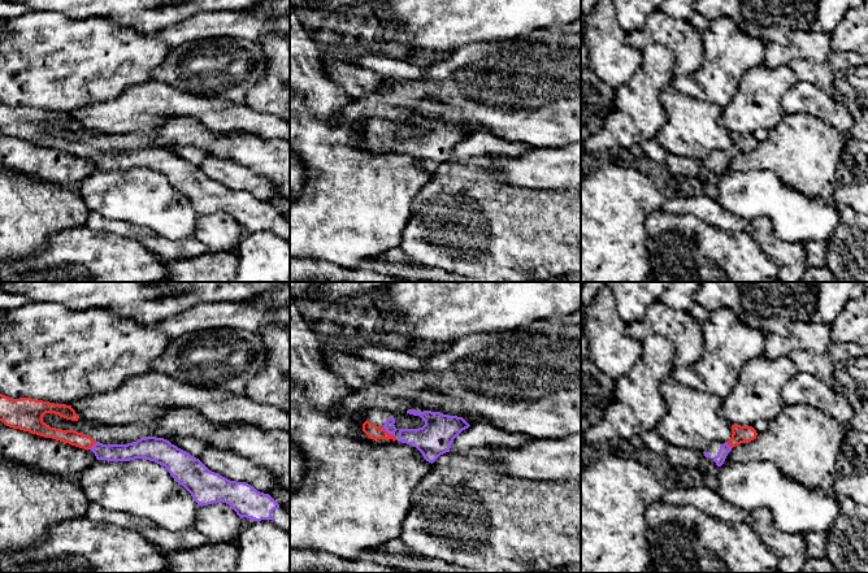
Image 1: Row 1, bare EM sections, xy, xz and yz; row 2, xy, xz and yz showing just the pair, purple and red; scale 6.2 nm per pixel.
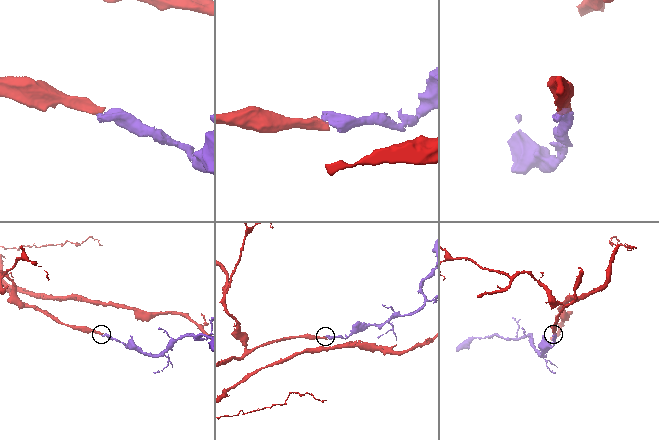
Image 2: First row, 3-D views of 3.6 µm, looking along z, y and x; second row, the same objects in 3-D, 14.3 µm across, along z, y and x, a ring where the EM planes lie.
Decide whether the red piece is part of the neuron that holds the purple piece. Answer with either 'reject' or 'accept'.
accept

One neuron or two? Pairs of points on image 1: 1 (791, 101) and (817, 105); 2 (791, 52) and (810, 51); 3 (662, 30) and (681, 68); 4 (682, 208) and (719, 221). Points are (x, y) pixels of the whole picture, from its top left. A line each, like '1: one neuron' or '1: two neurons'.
1: one neuron
2: one neuron
3: one neuron
4: one neuron

